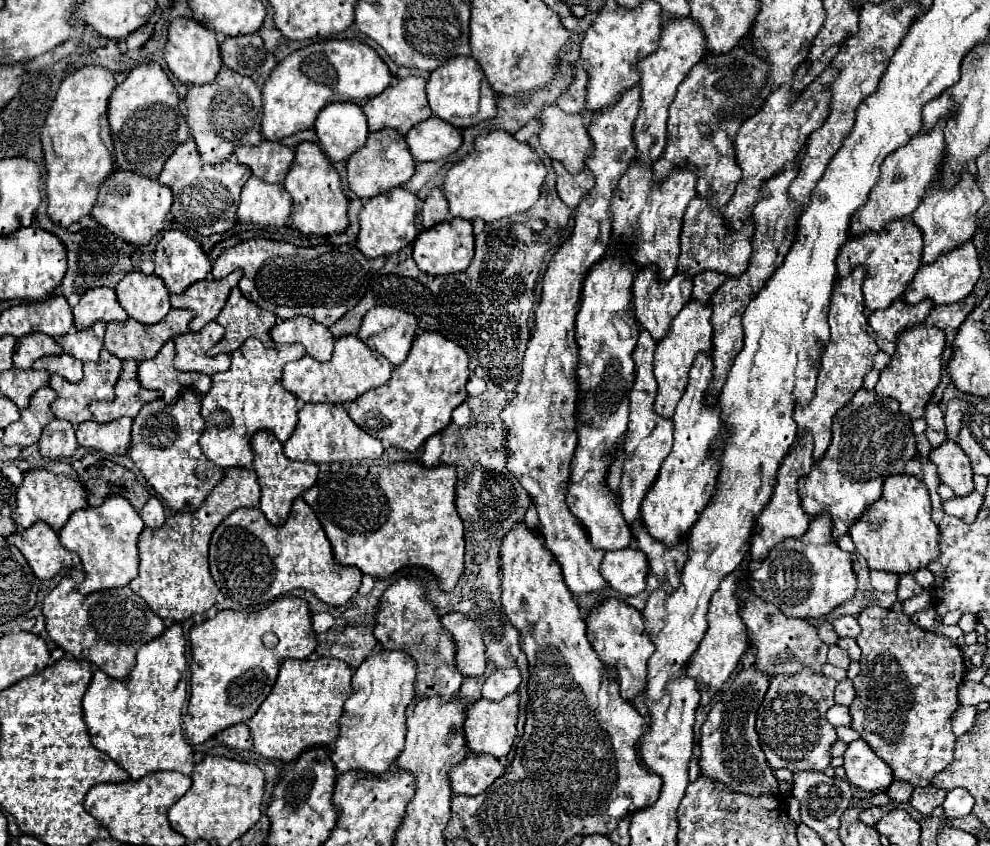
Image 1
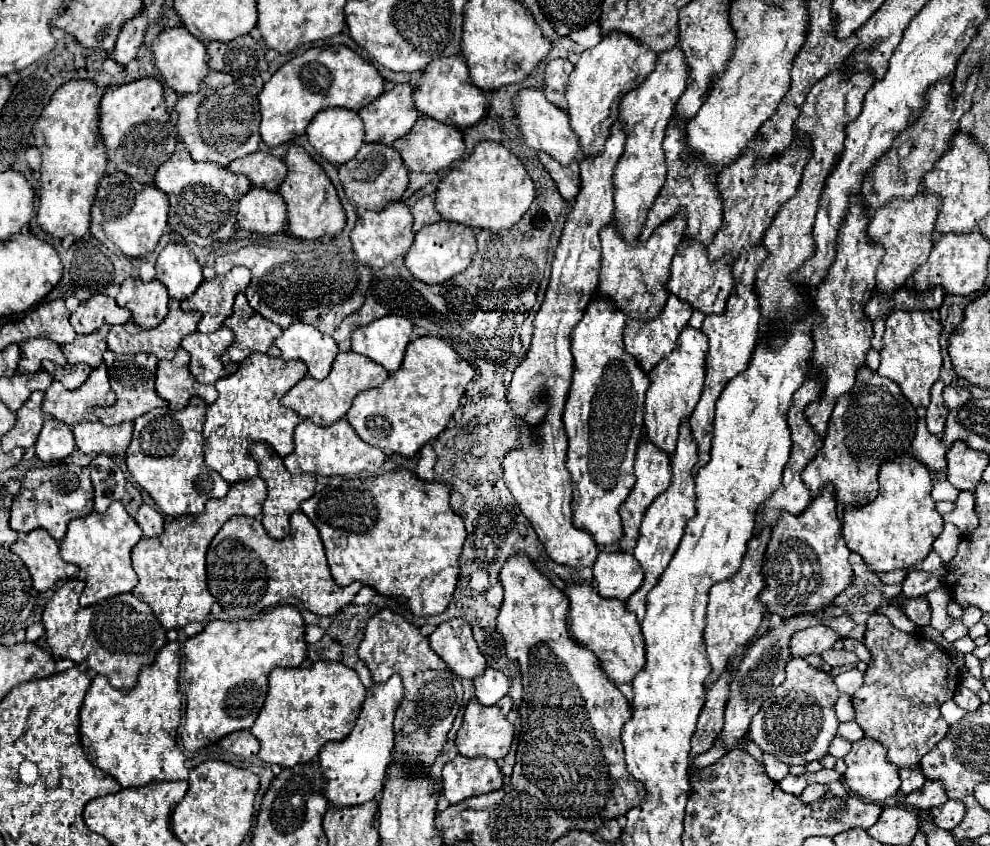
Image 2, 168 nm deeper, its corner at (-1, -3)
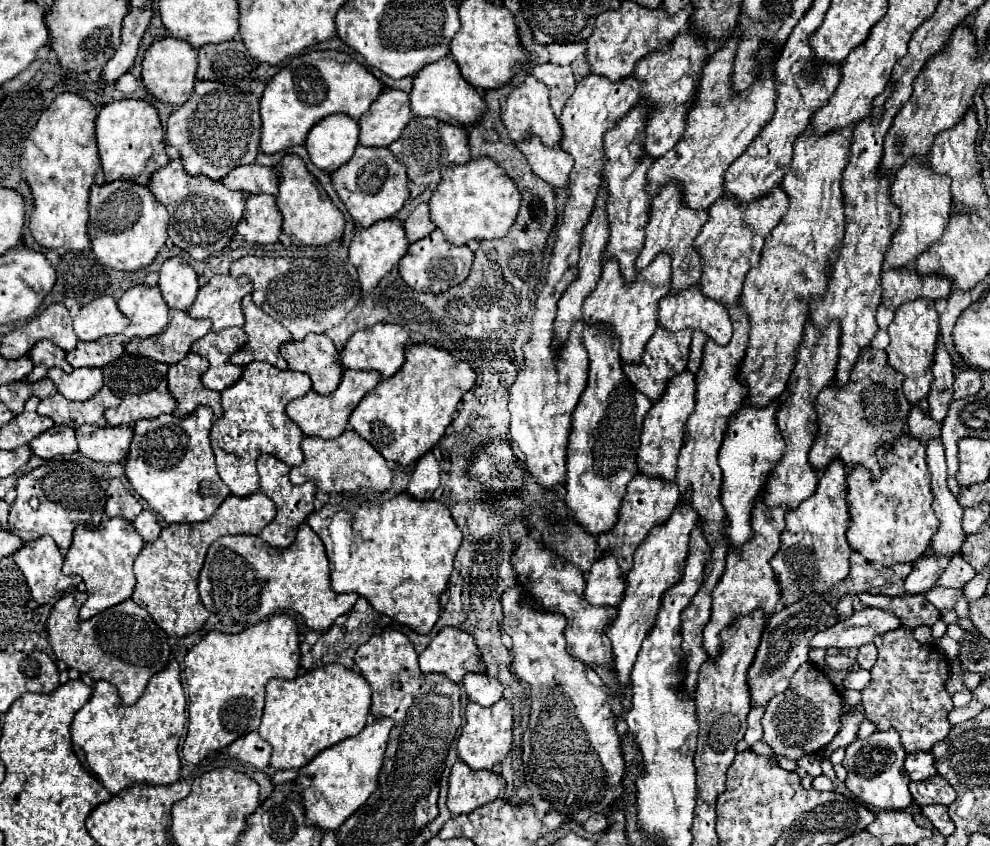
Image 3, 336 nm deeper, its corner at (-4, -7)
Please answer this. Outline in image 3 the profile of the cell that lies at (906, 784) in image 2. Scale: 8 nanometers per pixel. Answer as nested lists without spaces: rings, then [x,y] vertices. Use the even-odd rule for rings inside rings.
[[[918,752],[916,756],[906,756],[904,768],[912,782],[924,782],[936,776],[936,768],[934,768],[934,760],[930,752]]]

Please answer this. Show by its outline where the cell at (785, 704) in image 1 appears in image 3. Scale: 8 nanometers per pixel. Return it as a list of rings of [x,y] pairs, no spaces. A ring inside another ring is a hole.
[[[804,662],[790,680],[790,688],[778,696],[774,696],[766,704],[766,712],[762,716],[764,736],[774,754],[784,756],[788,760],[798,762],[808,754],[816,754],[822,750],[840,730],[840,716],[842,716],[842,696],[830,684],[826,674],[810,662]]]

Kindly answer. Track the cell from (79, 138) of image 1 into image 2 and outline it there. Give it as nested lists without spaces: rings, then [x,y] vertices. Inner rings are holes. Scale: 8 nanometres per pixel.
[[[67,82],[51,96],[33,128],[35,146],[41,152],[37,224],[53,238],[83,238],[89,232],[91,204],[97,194],[97,184],[107,168],[107,148],[97,130],[99,102],[101,96],[93,82]]]

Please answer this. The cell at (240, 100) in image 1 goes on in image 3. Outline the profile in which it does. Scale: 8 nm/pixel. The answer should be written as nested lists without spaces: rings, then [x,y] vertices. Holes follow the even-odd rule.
[[[200,80],[194,86],[192,98],[168,118],[166,138],[182,154],[184,168],[192,176],[204,174],[212,180],[222,180],[230,170],[242,164],[252,164],[260,148],[260,114],[258,98],[252,92],[234,90],[216,80]]]

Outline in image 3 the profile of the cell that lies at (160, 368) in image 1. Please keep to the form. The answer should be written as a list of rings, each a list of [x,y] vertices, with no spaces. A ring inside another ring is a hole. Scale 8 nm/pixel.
[[[192,352],[182,362],[168,368],[168,390],[172,398],[178,402],[178,408],[174,410],[176,416],[184,418],[202,404],[210,406],[216,418],[222,416],[220,392],[204,388],[204,384],[200,382],[200,374],[206,368],[208,368],[208,362]]]

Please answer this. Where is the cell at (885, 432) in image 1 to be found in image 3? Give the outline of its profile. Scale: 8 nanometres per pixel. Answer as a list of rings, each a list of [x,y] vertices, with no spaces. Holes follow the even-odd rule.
[[[872,346],[864,348],[858,356],[858,362],[854,364],[852,368],[852,374],[850,374],[850,382],[844,386],[844,388],[836,388],[836,386],[830,386],[830,388],[824,388],[824,392],[820,392],[818,396],[818,436],[816,436],[816,442],[808,454],[808,460],[812,464],[812,468],[816,472],[822,472],[826,470],[826,466],[832,462],[832,460],[842,460],[848,468],[854,468],[854,466],[864,466],[866,470],[870,470],[872,474],[872,480],[878,480],[882,468],[878,464],[878,458],[876,458],[876,450],[878,448],[886,448],[890,446],[892,442],[896,442],[902,434],[908,434],[908,414],[910,414],[910,402],[906,400],[904,396],[904,390],[902,390],[902,380],[904,376],[900,376],[886,360],[886,352],[884,350],[876,350]]]

